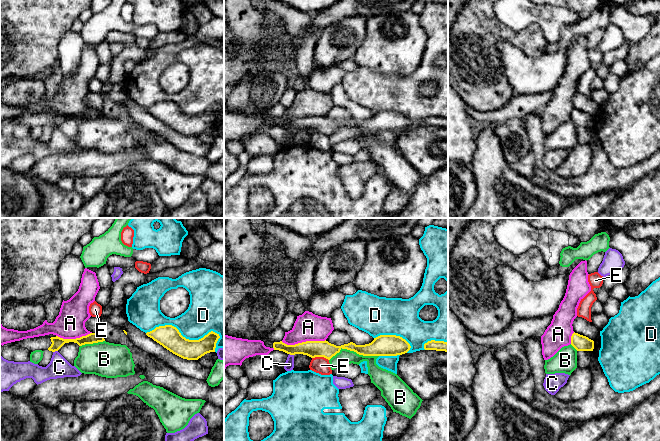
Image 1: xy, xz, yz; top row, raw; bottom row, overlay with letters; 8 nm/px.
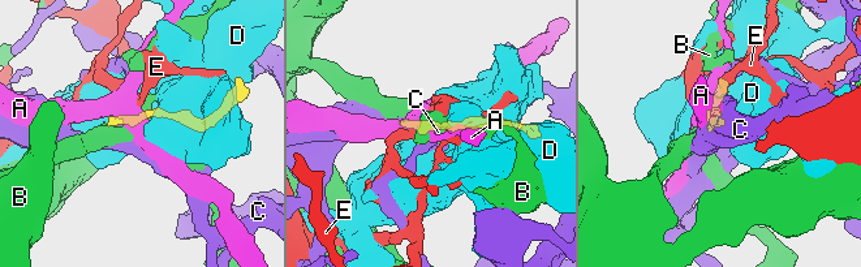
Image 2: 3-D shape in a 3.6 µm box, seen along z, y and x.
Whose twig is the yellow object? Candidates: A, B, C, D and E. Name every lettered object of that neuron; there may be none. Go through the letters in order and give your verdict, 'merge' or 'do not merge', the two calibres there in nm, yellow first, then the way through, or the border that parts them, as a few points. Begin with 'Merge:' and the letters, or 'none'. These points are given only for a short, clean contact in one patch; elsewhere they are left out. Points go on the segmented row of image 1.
Merge: none
A: do not merge; calibres 130 and 220 nm; border xz (325, 339), (306, 340), (294, 344), (285, 344), (281, 341)
B: do not merge; calibres 170 and 120 nm
C: do not merge; calibres 90 and 170 nm
D: do not merge; calibres 180 and 280 nm
E: do not merge; calibres 130 and 140 nm; border xz (312, 357), (325, 357), (328, 360)

